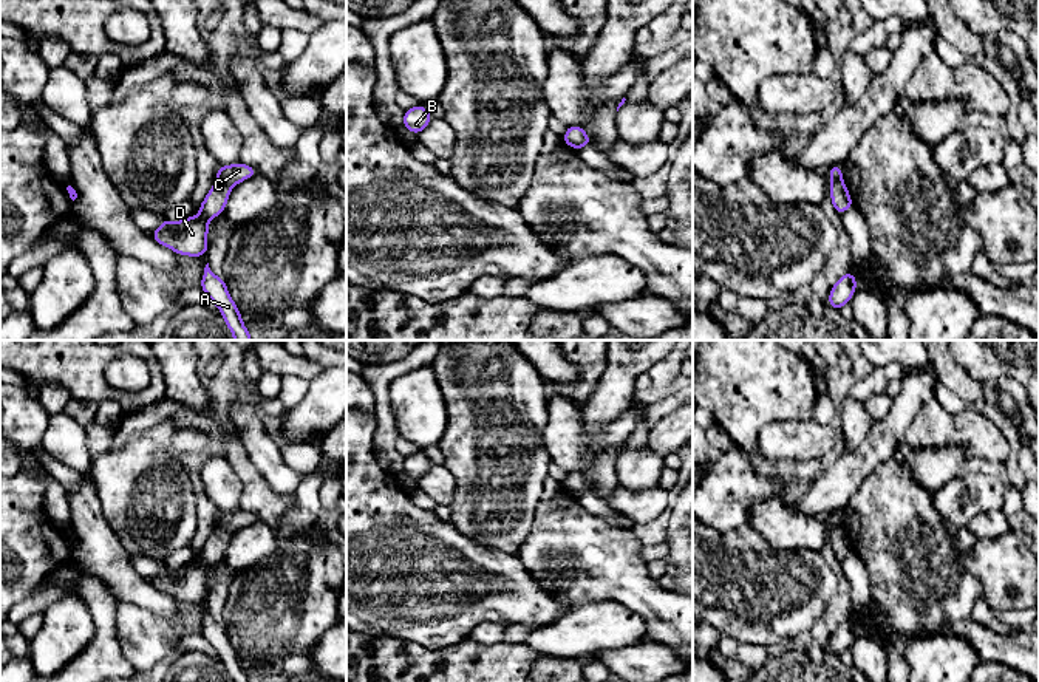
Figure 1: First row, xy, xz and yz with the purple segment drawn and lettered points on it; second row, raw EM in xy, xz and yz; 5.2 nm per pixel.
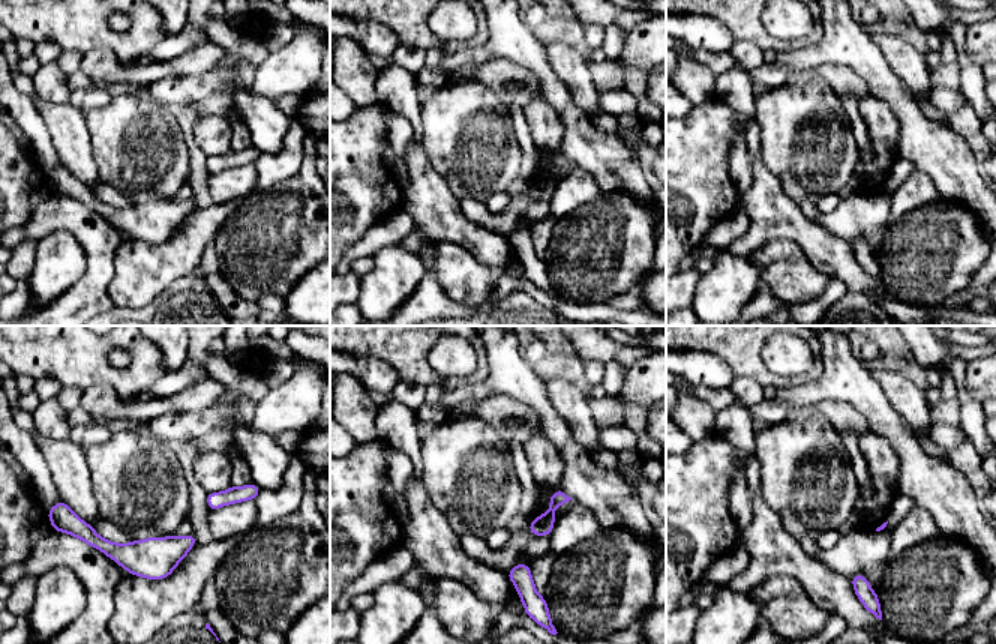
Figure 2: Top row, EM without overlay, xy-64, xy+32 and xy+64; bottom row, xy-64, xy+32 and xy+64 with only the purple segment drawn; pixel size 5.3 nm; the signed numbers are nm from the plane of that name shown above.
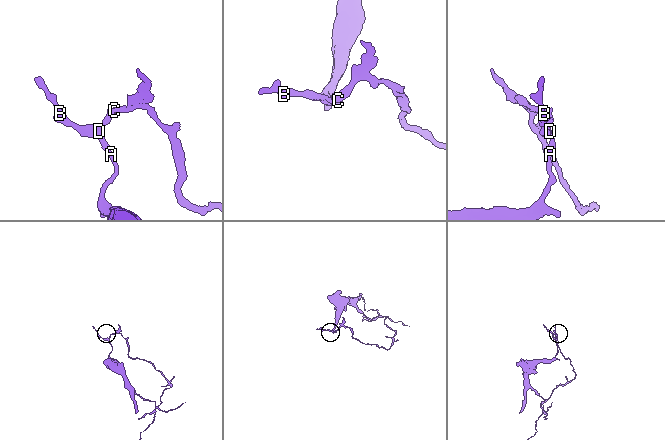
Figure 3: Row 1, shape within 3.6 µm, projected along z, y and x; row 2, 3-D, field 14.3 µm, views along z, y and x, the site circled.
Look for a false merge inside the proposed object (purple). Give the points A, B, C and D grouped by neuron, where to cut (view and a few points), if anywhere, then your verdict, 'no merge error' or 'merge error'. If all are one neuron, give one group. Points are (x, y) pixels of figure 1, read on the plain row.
groups A B D / C; cut xy (217, 525), (231, 534); merge error

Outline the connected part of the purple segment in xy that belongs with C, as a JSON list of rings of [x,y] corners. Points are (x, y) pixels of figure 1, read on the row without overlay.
[[[235,509],[232,512],[220,512],[216,518],[216,526],[233,534],[241,527],[257,521],[257,515],[243,509]]]

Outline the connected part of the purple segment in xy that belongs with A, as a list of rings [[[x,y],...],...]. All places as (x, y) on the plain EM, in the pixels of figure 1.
[[[209,609],[204,614],[199,634],[218,653],[232,682],[250,682],[250,679],[246,676],[243,667],[241,667],[241,659],[235,653],[235,648],[232,646],[232,643],[226,634],[226,626],[216,623],[210,617]]]

